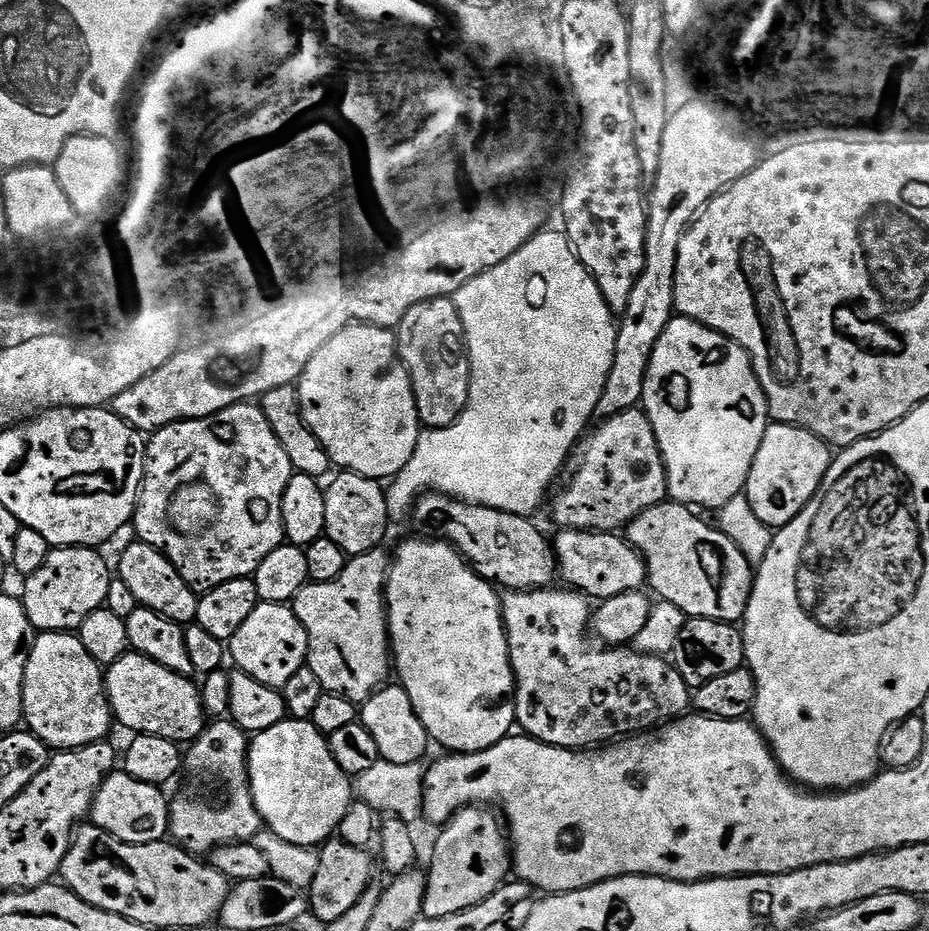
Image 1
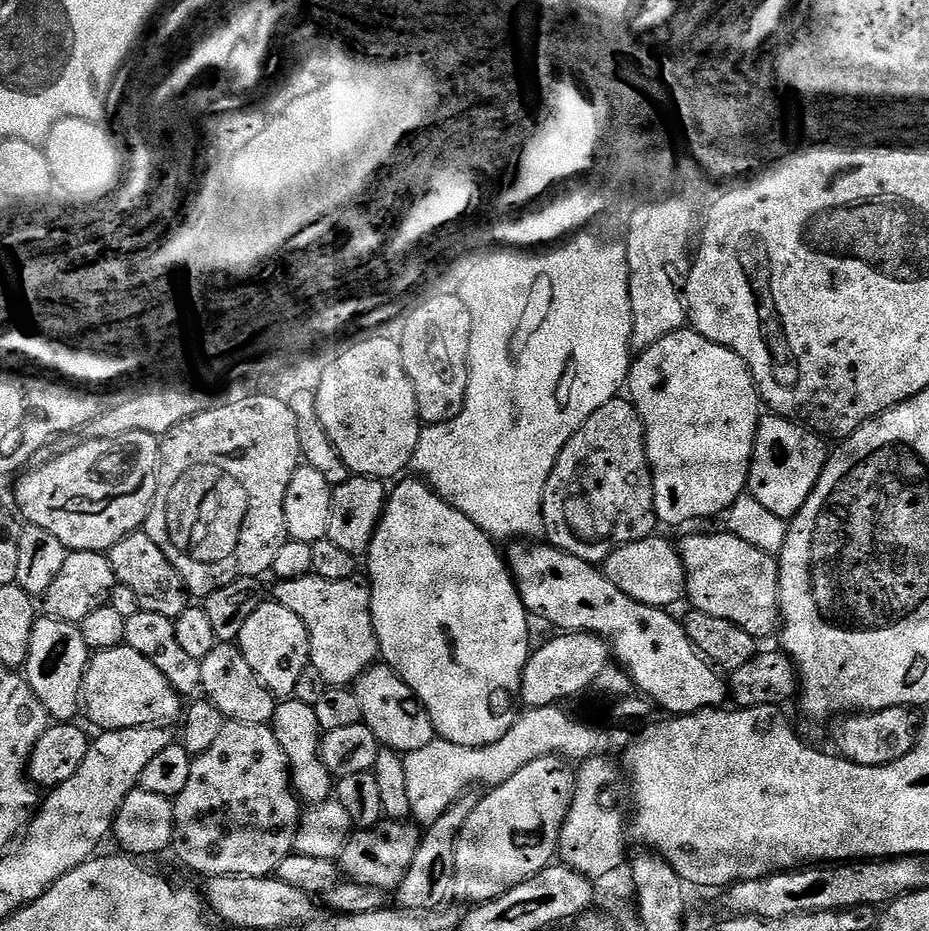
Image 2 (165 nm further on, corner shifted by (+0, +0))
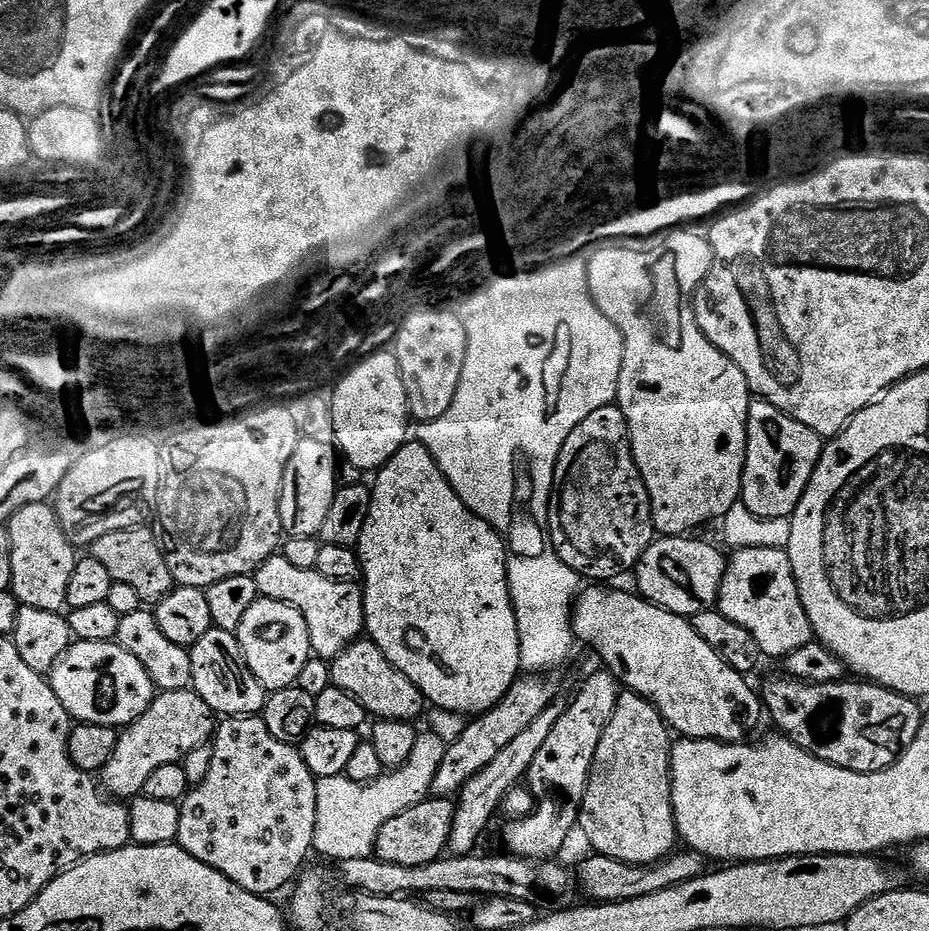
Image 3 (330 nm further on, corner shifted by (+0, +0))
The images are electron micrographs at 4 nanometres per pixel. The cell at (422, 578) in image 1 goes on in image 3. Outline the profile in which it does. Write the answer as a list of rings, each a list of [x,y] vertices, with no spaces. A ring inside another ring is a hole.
[[[422,443],[402,445],[398,454],[375,473],[374,479],[370,514],[366,526],[362,526],[358,545],[364,571],[367,639],[373,640],[390,663],[418,686],[429,705],[461,714],[487,712],[494,696],[476,691],[488,676],[504,676],[503,683],[509,685],[522,672],[518,622],[508,585],[509,551],[504,537],[464,505]]]

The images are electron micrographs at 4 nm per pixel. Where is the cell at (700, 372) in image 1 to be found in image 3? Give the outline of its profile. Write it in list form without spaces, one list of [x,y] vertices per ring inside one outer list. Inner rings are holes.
[[[673,231],[661,248],[649,252],[600,246],[586,260],[590,294],[598,310],[618,326],[624,339],[615,403],[628,423],[632,453],[650,494],[652,527],[660,536],[695,533],[695,528],[711,520],[719,521],[730,506],[738,503],[748,445],[748,408],[754,399],[748,391],[746,374],[705,338],[691,307],[679,308],[672,301],[672,284],[680,280],[676,272],[703,274],[712,265],[712,247],[707,235],[682,231]]]

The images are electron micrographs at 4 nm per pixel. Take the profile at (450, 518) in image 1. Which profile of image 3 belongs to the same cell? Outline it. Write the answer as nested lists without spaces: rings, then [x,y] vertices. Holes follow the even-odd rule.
[[[588,586],[576,597],[572,609],[572,630],[577,641],[589,644],[600,655],[605,669],[611,672],[627,691],[646,698],[659,710],[673,733],[689,740],[720,740],[739,744],[760,724],[762,700],[747,684],[745,673],[734,670],[694,630],[691,619],[679,616],[657,604],[651,604],[631,591],[619,592],[616,586]]]

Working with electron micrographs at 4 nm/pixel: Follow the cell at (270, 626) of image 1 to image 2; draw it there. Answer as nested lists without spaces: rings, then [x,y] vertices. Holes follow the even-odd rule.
[[[275,602],[262,603],[254,614],[250,614],[246,626],[242,626],[238,647],[246,662],[250,662],[250,670],[258,674],[258,678],[277,698],[288,698],[295,693],[298,678],[310,662],[308,631],[302,618],[298,618],[294,610],[286,610],[286,606]]]

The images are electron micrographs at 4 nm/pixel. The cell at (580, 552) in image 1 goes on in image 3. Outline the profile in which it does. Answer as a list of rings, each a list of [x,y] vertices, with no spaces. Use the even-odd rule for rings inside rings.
[[[688,534],[683,536],[660,536],[653,539],[652,545],[642,554],[642,558],[637,562],[634,569],[634,577],[636,576],[635,591],[639,595],[651,604],[657,604],[674,614],[689,618],[694,614],[713,611],[717,607],[726,563],[725,553],[720,553],[714,545],[707,544],[704,540],[692,539],[696,538]]]

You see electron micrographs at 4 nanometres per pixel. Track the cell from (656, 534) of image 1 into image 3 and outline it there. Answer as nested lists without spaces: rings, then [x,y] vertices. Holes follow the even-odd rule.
[[[737,548],[731,555],[724,566],[719,612],[730,618],[730,622],[738,622],[742,630],[750,630],[765,657],[783,658],[813,643],[812,627],[798,594],[787,551],[782,548]]]

